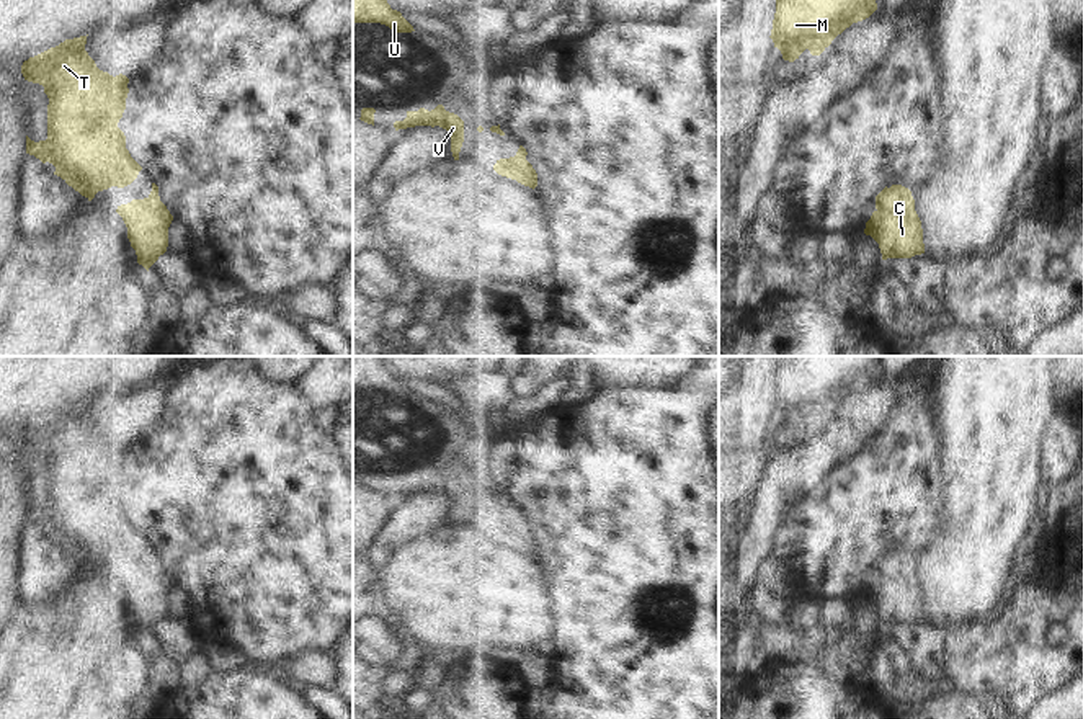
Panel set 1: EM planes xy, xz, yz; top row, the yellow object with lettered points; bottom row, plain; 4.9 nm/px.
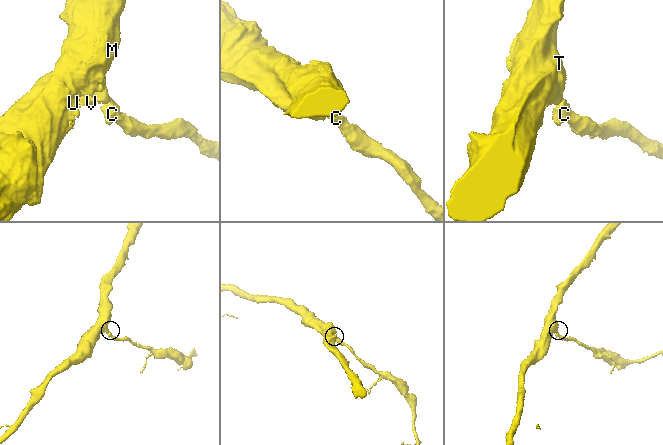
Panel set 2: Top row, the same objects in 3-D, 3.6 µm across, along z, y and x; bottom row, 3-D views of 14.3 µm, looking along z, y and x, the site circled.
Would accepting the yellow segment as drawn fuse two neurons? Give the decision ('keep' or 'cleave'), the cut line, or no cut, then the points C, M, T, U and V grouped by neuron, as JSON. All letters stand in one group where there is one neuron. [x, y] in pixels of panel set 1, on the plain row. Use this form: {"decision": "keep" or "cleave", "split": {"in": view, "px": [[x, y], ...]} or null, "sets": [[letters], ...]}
{"decision": "keep", "split": null, "sets": [["C", "M", "T", "U", "V"]]}

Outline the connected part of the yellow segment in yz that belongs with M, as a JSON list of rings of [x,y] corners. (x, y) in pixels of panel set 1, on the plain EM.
[[[779,356],[769,404],[784,426],[794,428],[805,415],[820,422],[846,394],[869,384],[876,366],[877,356]]]

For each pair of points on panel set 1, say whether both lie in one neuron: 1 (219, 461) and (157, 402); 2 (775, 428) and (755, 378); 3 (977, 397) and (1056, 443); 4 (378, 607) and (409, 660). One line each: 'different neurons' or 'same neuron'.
1: different neurons
2: different neurons
3: different neurons
4: same neuron

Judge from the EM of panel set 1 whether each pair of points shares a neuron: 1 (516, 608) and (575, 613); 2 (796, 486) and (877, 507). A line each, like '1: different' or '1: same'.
1: different
2: different

